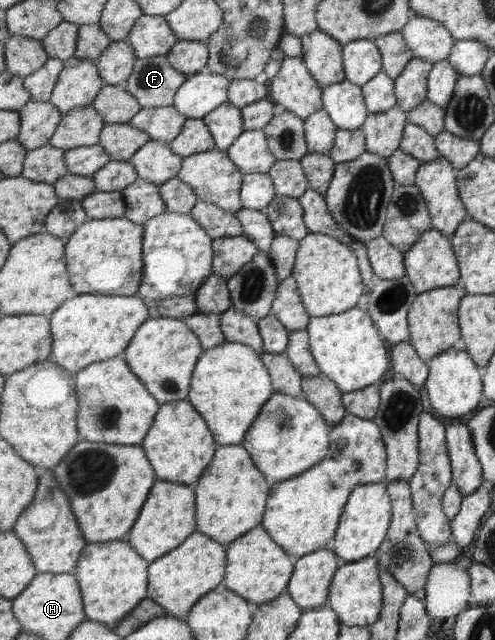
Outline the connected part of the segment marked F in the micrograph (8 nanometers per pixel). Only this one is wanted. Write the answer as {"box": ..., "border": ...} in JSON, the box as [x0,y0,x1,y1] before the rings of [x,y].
{"box":[123,55,190,108],"border":[[[162,55],[139,59],[132,75],[123,86],[128,90],[128,93],[137,97],[140,105],[144,108],[168,107],[175,105],[176,94],[189,77],[190,74],[176,69],[171,61],[168,61],[167,56]]]}

